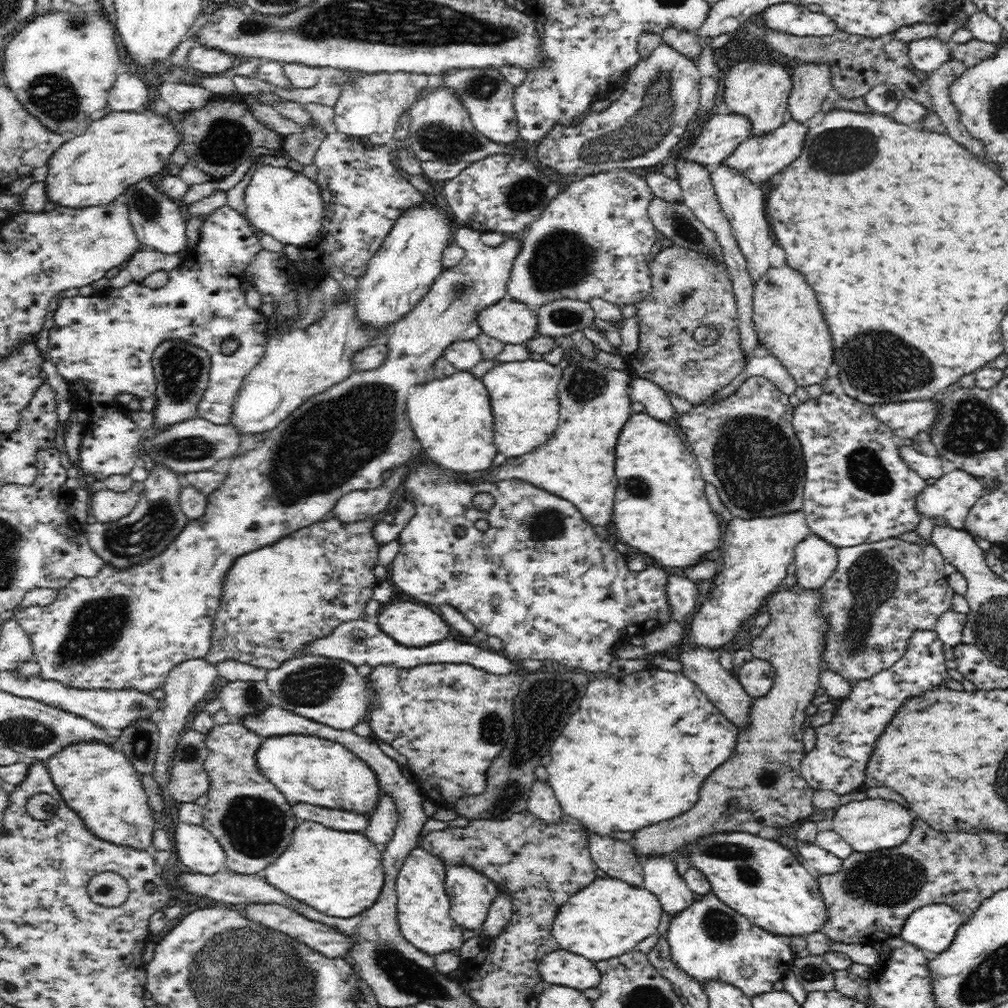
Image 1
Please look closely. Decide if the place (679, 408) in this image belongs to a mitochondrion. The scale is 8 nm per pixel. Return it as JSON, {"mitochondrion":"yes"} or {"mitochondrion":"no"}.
{"mitochondrion":"no"}

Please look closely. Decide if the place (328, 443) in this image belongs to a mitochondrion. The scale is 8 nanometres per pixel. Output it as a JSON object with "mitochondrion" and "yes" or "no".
{"mitochondrion":"yes"}

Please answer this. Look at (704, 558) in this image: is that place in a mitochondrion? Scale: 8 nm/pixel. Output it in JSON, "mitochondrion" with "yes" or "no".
{"mitochondrion":"no"}

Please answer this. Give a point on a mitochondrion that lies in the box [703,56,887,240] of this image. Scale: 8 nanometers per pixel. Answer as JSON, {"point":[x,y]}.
{"point":[843,151]}

